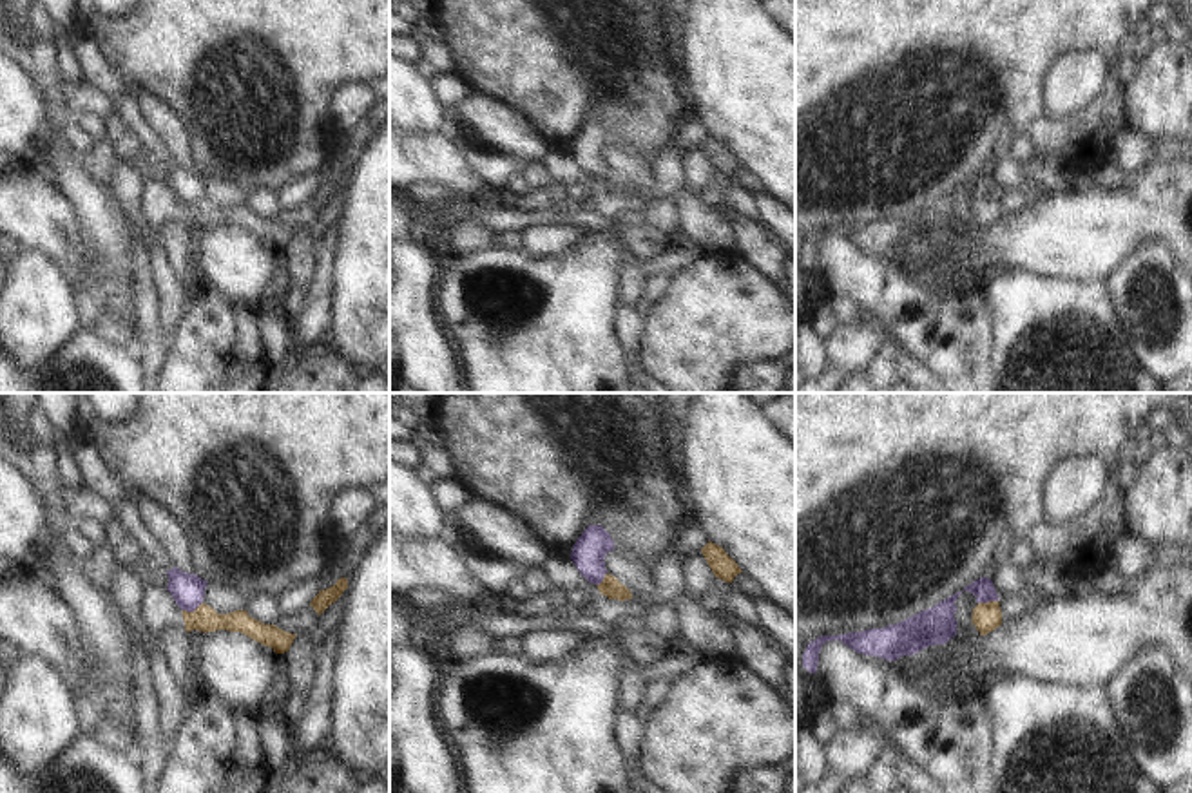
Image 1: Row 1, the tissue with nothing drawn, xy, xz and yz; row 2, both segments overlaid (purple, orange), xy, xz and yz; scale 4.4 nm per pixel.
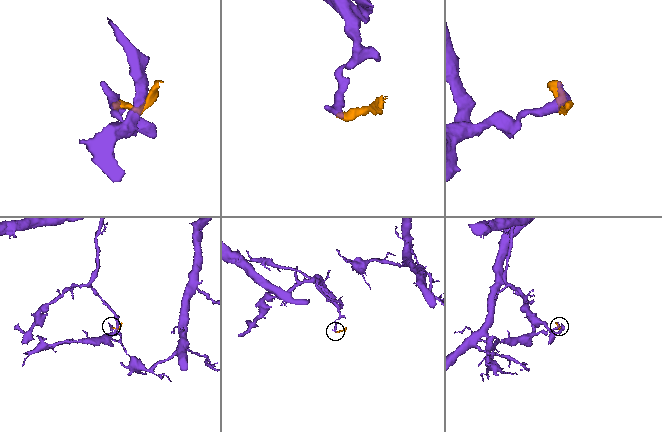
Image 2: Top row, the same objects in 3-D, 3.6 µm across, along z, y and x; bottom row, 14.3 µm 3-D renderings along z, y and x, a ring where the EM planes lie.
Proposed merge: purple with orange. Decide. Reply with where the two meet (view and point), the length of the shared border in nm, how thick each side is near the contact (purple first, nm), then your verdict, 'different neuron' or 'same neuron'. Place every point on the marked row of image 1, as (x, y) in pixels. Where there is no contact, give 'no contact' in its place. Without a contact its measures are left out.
xy (192, 611) | 100 nm | 140/110 nm | different neuron

